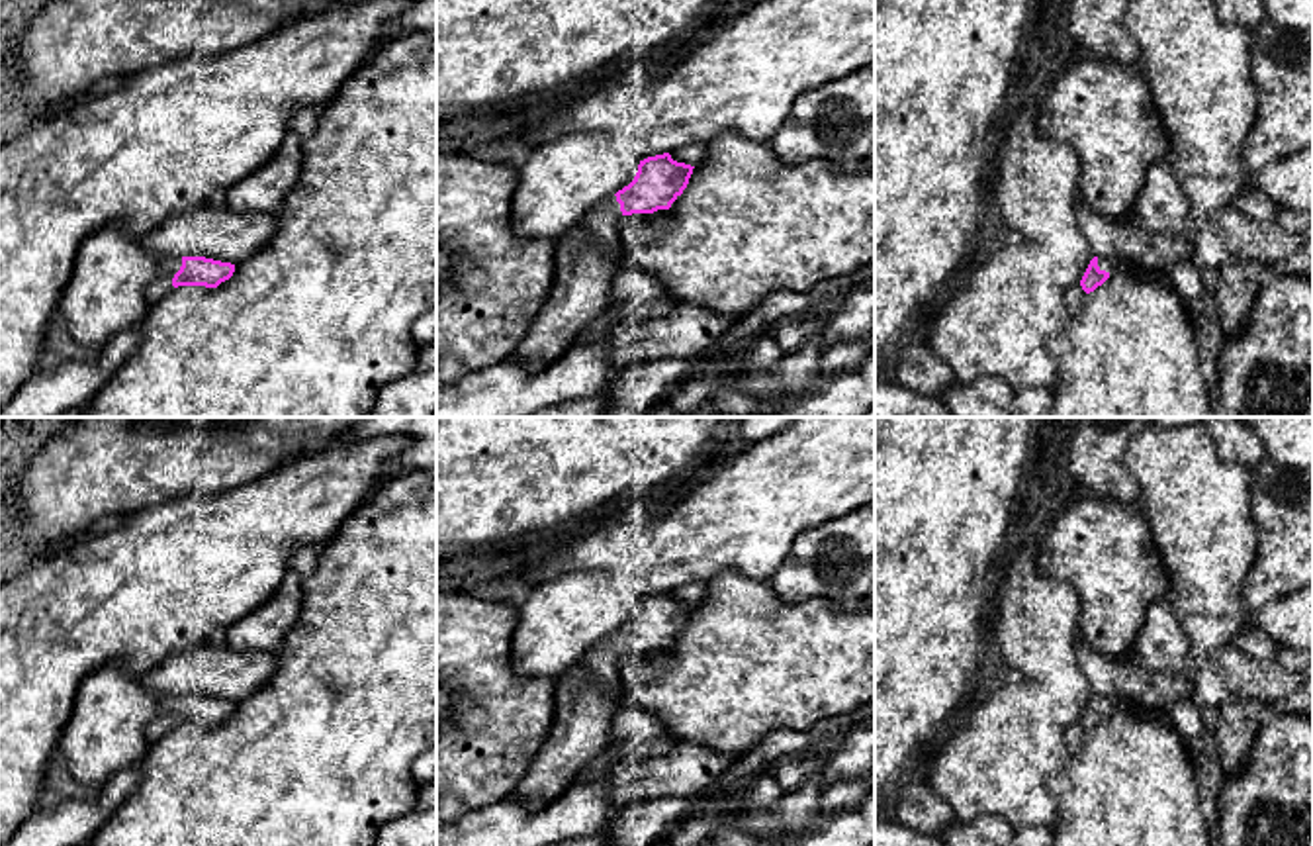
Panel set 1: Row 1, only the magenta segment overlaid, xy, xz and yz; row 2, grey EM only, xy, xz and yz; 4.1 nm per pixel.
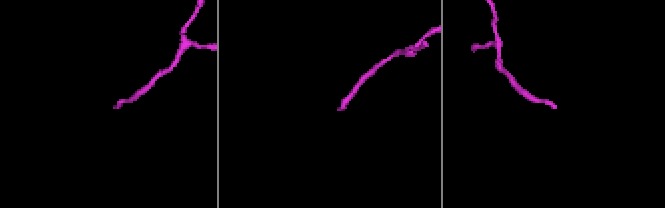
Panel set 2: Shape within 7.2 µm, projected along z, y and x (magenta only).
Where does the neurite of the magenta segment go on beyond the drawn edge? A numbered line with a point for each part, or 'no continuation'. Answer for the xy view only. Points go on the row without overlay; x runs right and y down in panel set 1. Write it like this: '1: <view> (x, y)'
1: xy (171, 704)

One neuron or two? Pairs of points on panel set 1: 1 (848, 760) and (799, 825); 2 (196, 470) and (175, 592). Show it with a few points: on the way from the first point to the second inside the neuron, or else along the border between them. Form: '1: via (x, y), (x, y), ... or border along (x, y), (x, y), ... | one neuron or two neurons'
1: via (844, 776), (811, 809) | one neuron
2: border along (237, 486), (214, 494), (175, 496), (147, 508) | two neurons

